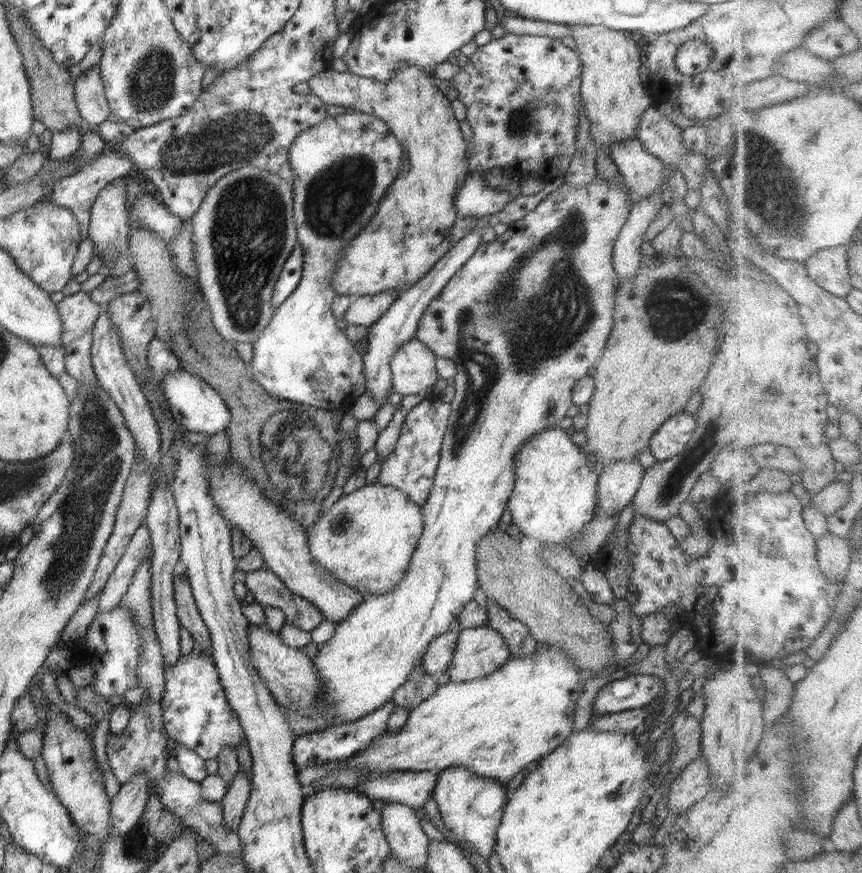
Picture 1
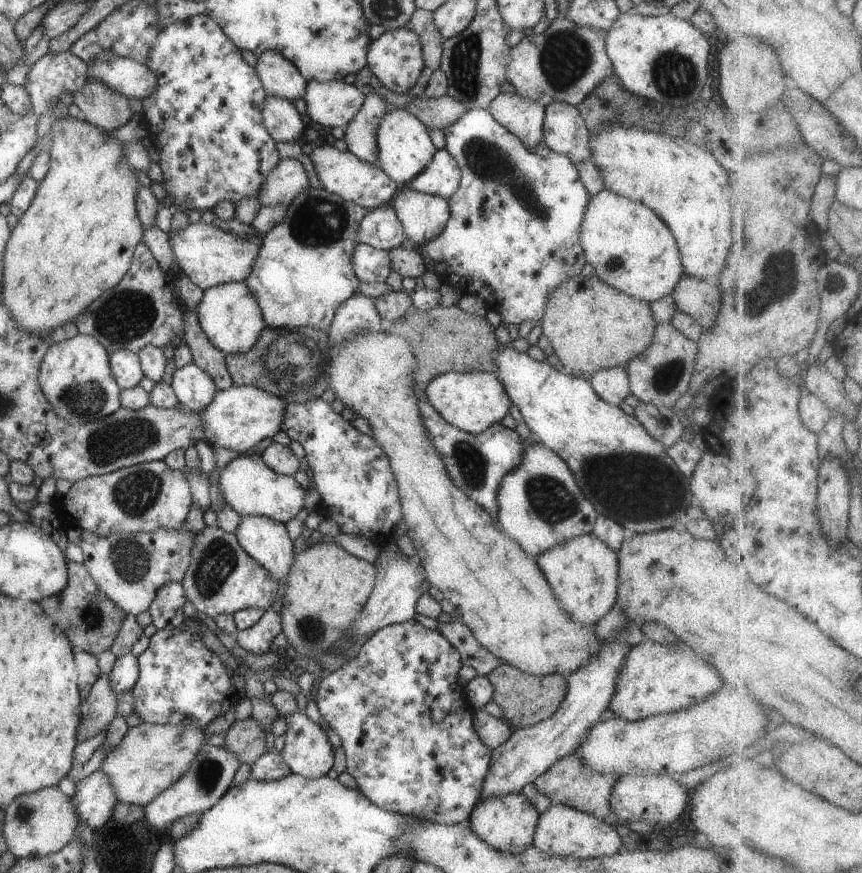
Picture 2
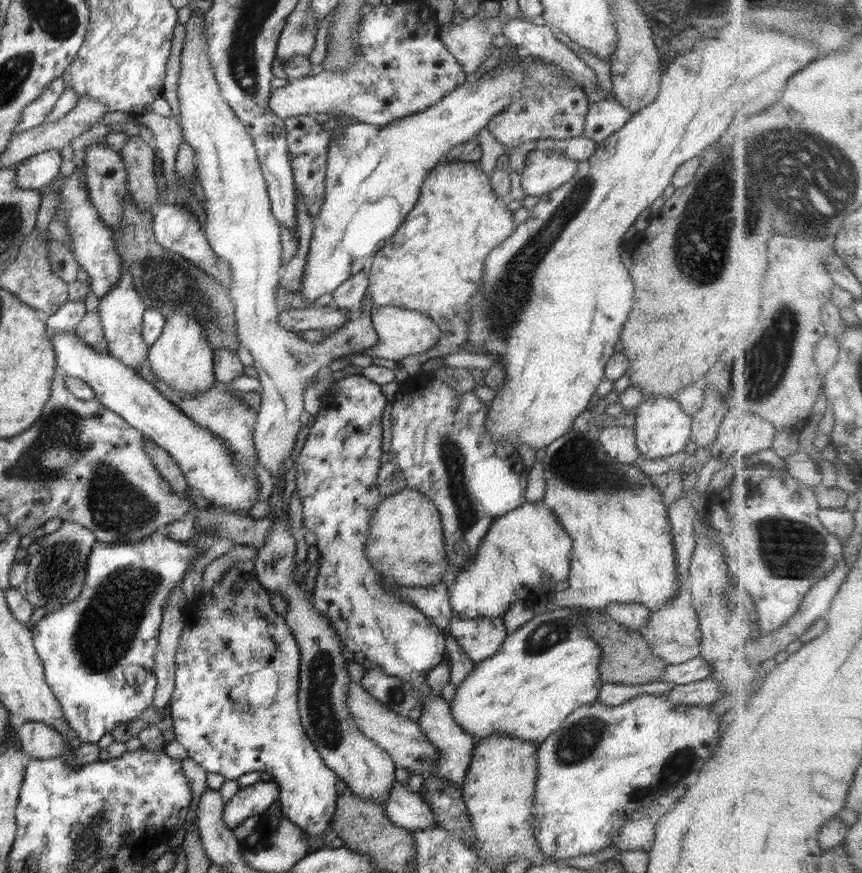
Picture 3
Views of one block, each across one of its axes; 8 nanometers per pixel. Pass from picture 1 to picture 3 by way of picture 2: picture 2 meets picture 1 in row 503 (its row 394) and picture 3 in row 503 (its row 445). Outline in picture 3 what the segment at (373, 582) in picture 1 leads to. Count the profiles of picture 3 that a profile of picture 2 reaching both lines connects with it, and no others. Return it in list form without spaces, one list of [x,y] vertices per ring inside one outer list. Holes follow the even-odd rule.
[[[412,487],[383,497],[370,517],[370,531],[364,543],[364,554],[372,568],[395,584],[427,587],[448,581],[448,562],[444,546],[442,518],[426,494]]]

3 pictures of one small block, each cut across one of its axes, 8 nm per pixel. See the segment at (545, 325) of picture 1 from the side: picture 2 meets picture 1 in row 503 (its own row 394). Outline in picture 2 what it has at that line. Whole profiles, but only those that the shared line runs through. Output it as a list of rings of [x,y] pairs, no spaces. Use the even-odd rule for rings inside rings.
[[[488,372],[447,373],[424,386],[427,400],[444,421],[466,433],[479,434],[508,416],[512,401],[497,374]]]

